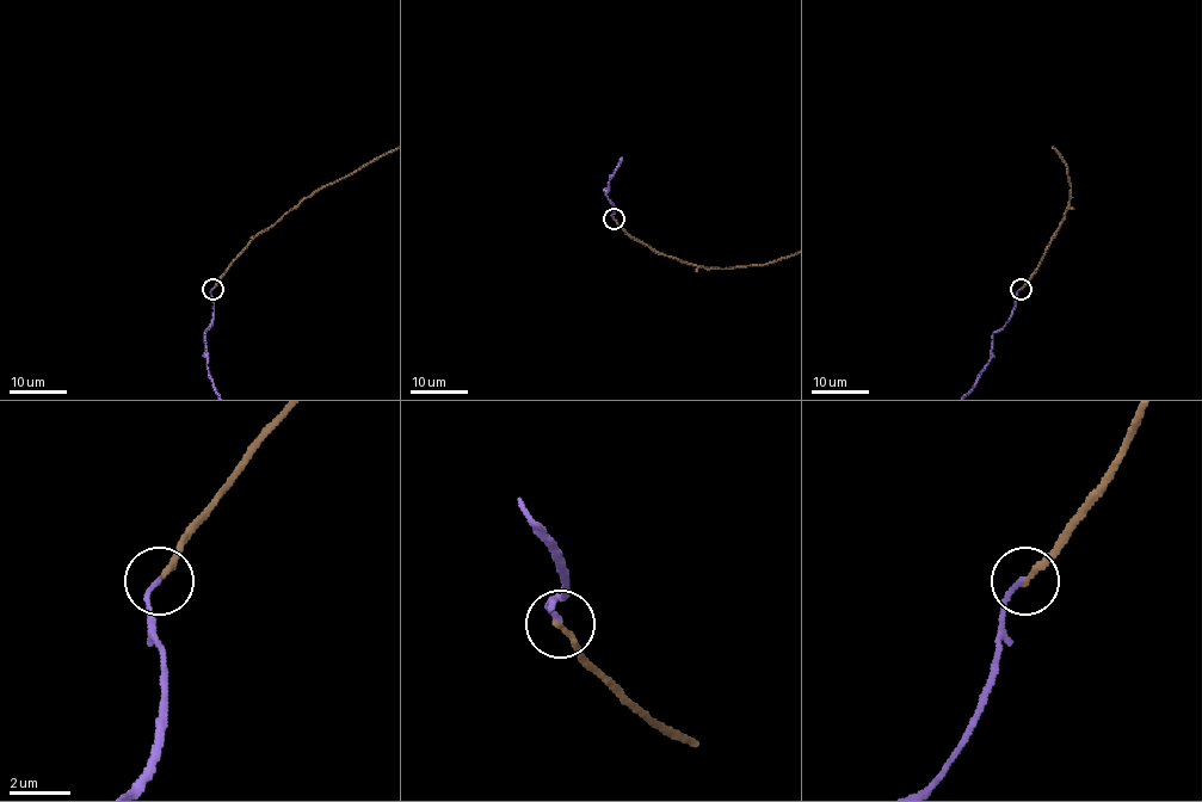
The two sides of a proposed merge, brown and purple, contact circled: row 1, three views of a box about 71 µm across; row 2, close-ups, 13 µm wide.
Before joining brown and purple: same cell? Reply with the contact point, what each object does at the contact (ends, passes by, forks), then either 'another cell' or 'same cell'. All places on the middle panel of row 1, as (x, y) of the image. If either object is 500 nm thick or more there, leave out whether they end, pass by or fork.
at (614, 218); brown ends there; purple ends there; same cell

